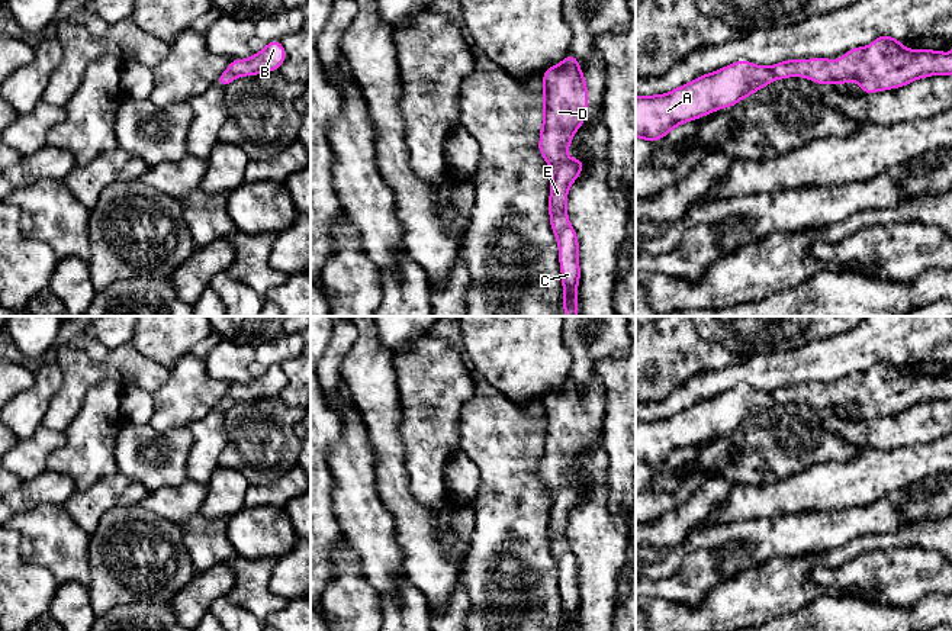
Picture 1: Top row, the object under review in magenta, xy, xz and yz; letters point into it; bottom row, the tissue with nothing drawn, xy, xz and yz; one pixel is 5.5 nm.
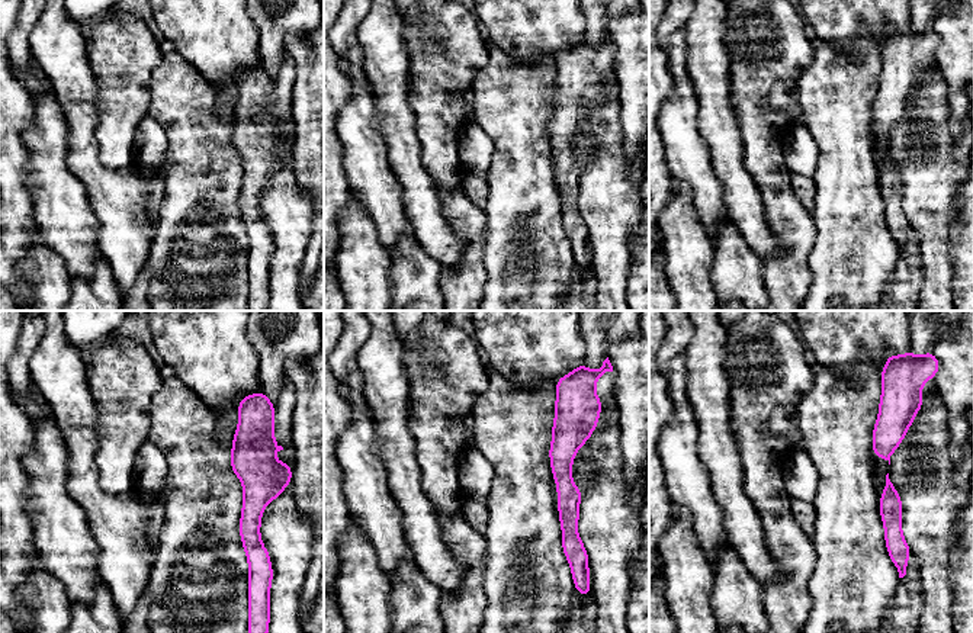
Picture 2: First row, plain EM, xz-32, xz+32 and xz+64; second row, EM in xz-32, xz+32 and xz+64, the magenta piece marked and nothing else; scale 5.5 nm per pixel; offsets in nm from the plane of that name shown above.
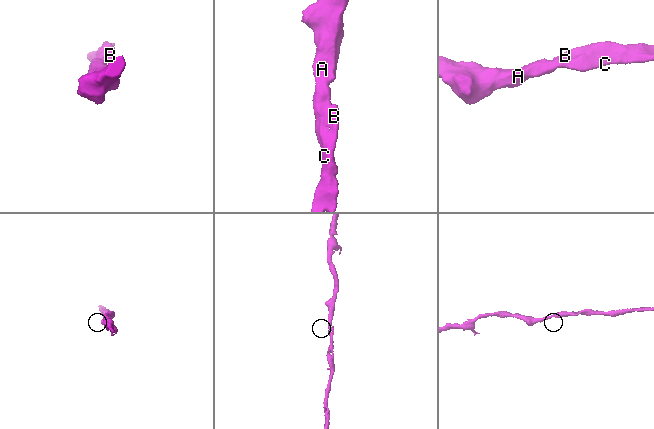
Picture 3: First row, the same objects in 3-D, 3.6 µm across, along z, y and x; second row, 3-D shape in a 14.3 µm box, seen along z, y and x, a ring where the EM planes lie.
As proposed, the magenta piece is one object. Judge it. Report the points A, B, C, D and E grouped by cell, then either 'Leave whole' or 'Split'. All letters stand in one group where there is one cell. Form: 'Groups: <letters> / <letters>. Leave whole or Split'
Groups: A B C D E. Leave whole

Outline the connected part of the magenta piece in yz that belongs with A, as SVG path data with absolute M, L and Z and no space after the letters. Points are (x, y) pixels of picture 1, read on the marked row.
M879 35L865 48L856 46L845 52L840 61L830 58L788 59L772 67L762 67L747 59L739 59L715 73L694 78L670 93L636 96L636 138L659 141L678 125L714 113L717 109L733 107L742 99L781 78L805 77L816 84L848 84L850 80L856 80L862 94L866 94L908 86L917 78L929 78L936 74L952 75L952 54L933 49L906 49L898 39L887 35Z

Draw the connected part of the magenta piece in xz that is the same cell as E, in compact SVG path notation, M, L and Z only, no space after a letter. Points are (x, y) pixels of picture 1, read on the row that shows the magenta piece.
M570 52L543 74L543 126L538 141L538 152L553 173L549 213L559 245L565 316L578 316L576 289L580 280L579 241L566 212L567 190L585 168L583 160L567 158L566 154L575 132L586 120L586 107L588 86L580 64Z

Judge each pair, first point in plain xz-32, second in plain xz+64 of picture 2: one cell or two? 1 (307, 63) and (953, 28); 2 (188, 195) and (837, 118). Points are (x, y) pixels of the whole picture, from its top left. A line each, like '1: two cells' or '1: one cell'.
1: one cell
2: one cell

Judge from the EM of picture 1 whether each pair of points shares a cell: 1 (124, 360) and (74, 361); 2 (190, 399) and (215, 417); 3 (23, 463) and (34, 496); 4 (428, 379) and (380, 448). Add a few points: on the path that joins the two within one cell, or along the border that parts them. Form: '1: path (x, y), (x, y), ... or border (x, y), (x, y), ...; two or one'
1: path (112, 361), (86, 361); one
2: border (215, 406), (187, 425); two
3: border (47, 469), (23, 480); two
4: border (396, 383), (402, 414), (401, 438), (405, 450); two

